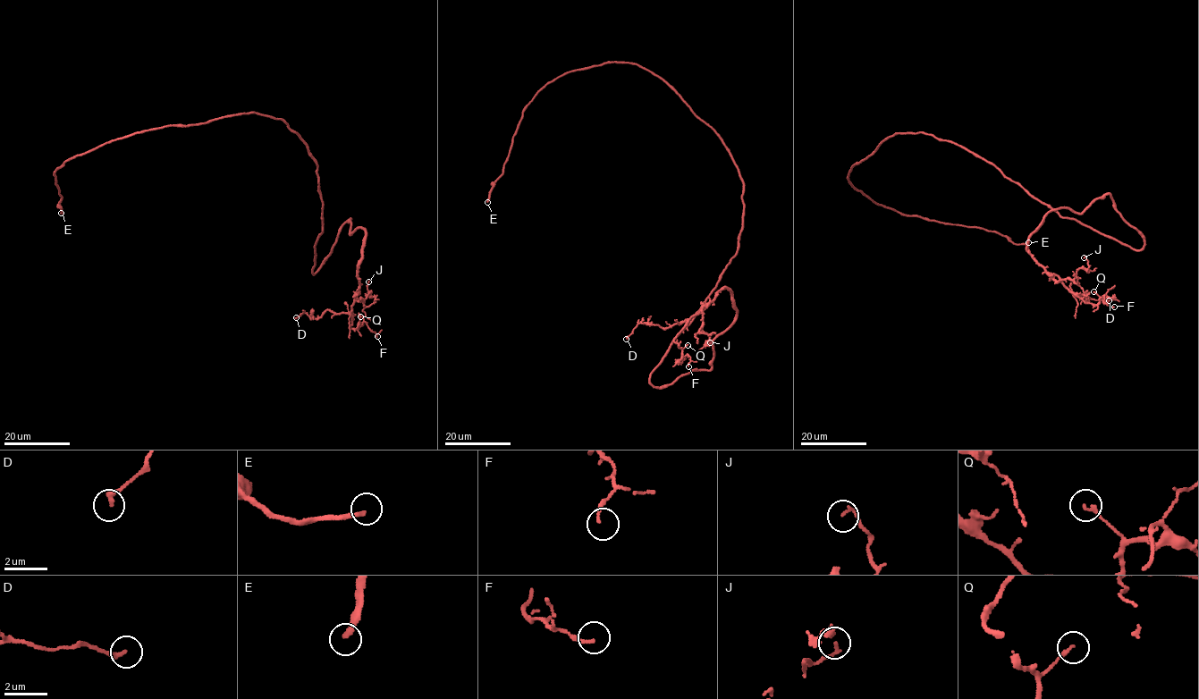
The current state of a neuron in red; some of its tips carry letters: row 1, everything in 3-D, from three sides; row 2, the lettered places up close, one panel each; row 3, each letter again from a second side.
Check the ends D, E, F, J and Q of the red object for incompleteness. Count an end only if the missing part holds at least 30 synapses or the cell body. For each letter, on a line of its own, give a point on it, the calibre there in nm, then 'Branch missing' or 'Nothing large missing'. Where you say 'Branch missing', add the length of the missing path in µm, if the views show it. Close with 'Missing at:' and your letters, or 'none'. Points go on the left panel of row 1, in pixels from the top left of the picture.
D: Place: (296, 317). Thickness 240 nm. Nothing large missing
E: Place: (61, 213). Thickness 220 nm. Branch missing. Missing length about 45 µm
F: Place: (377, 336). Thickness 140 nm. Nothing large missing
J: Place: (368, 282). Thickness 130 nm. Nothing large missing
Q: Place: (360, 316). Thickness 160 nm. Nothing large missing
Missing at: E

